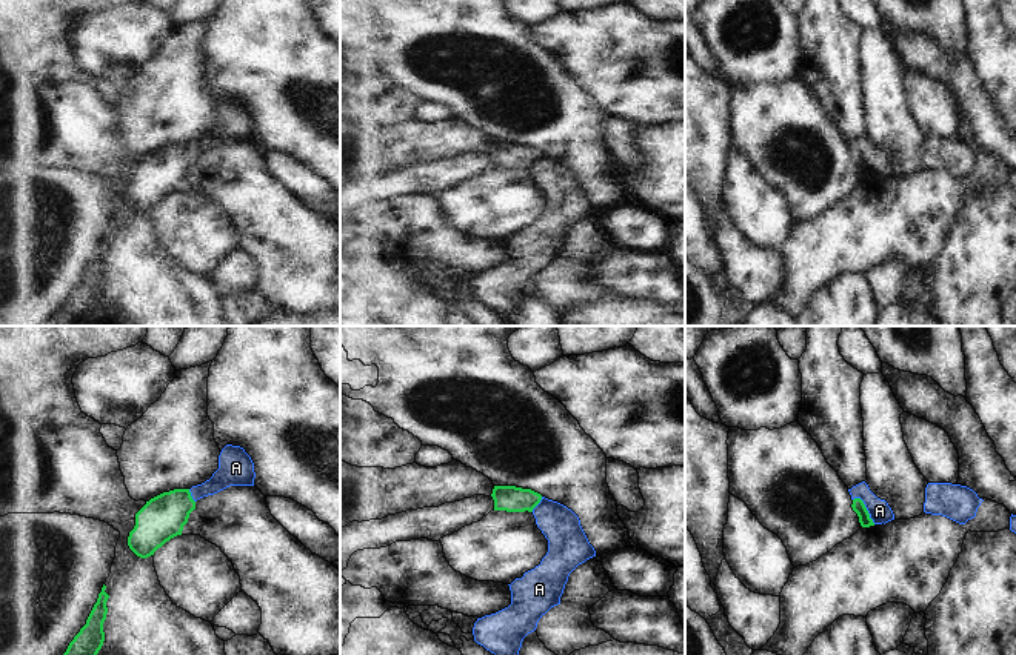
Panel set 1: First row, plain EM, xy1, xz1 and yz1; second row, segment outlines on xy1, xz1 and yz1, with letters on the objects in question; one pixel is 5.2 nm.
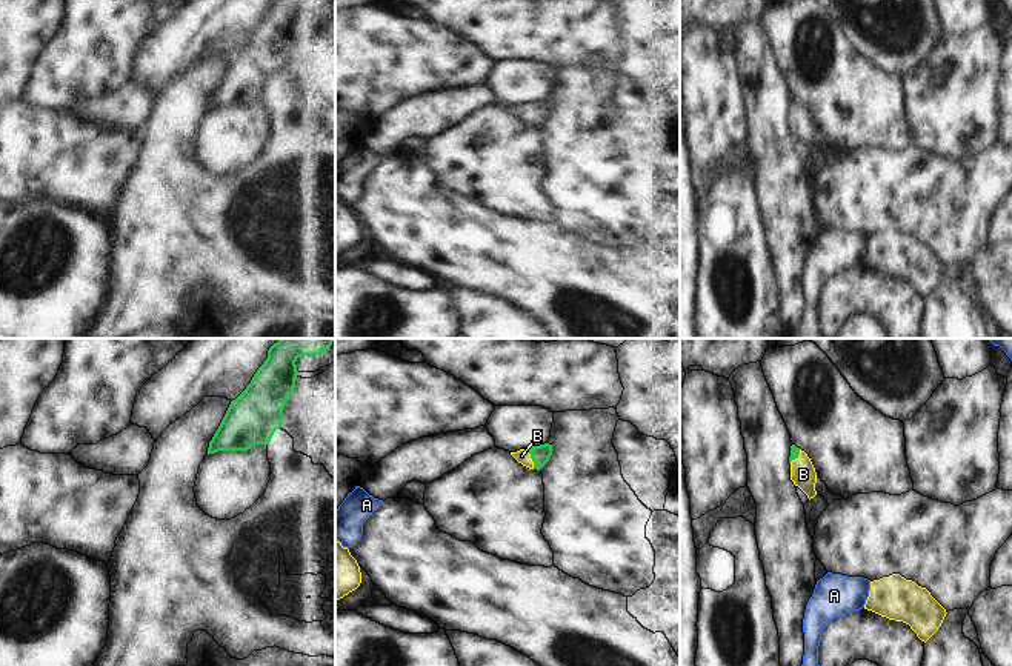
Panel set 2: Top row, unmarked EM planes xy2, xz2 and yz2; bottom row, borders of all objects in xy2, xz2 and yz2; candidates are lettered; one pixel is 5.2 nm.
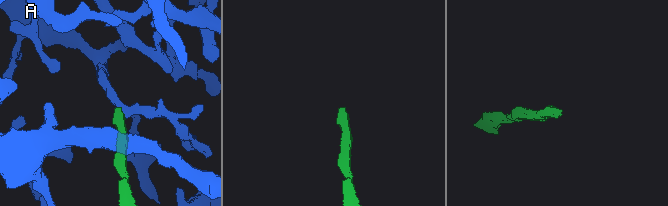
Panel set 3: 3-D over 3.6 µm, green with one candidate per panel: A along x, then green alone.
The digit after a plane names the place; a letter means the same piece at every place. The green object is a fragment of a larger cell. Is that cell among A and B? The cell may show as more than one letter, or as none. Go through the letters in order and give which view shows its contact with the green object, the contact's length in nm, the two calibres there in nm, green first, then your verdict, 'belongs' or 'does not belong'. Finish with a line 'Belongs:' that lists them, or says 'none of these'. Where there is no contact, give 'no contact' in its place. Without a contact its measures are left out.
A: meets green in yz1; contact 180 nm long; 70 nm thick on the green side, 120 nm on the other; does not belong
B: meets green in xz2; contact 110 nm long; 100 nm thick on the green side, 70 nm on the other; belongs
Belongs: B

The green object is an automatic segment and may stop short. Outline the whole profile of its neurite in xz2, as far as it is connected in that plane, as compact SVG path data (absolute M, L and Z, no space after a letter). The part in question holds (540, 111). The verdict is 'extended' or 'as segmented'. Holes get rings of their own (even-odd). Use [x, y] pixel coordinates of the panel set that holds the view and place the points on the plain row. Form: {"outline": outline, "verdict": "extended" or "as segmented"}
{"outline": "M544 98L529 105L520 105L517 108L511 108L511 111L523 122L540 126L552 111L552 100Z", "verdict": "extended"}

